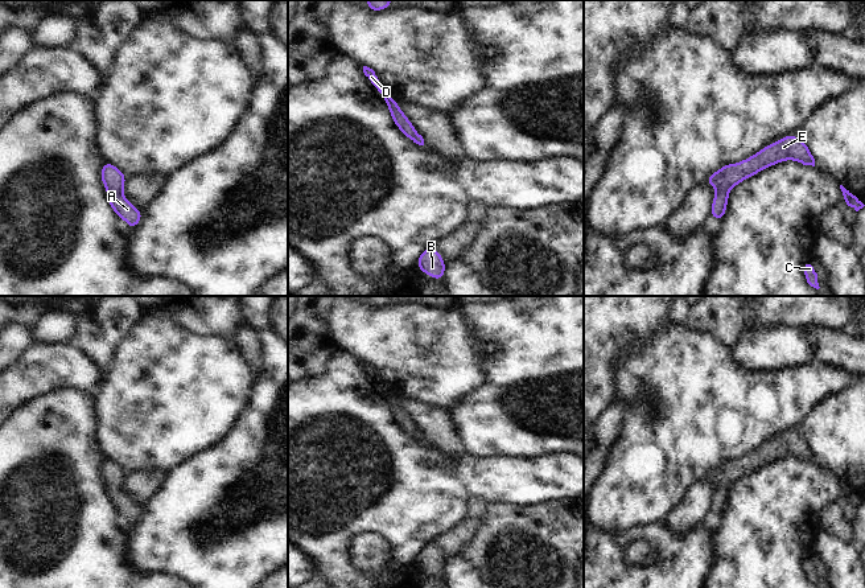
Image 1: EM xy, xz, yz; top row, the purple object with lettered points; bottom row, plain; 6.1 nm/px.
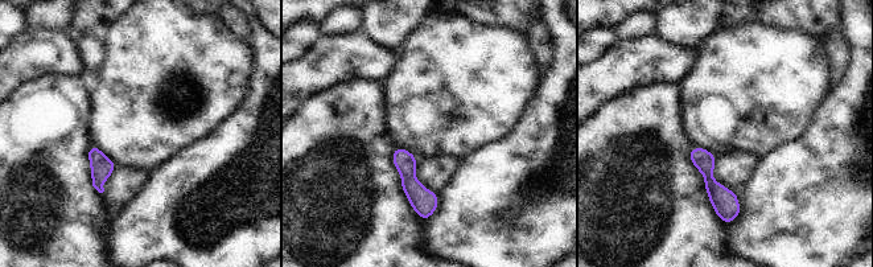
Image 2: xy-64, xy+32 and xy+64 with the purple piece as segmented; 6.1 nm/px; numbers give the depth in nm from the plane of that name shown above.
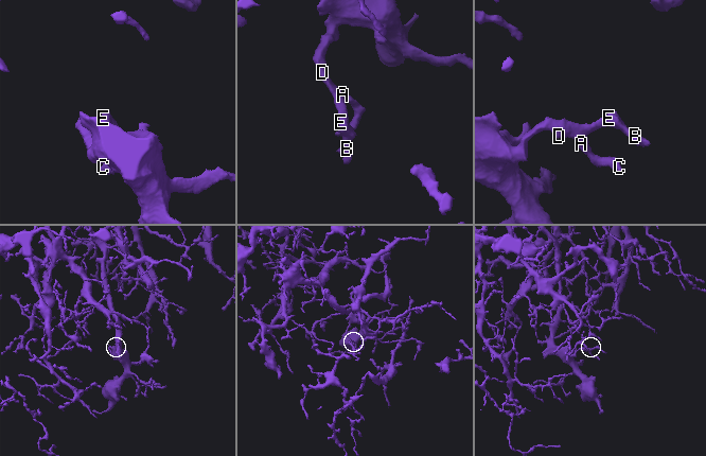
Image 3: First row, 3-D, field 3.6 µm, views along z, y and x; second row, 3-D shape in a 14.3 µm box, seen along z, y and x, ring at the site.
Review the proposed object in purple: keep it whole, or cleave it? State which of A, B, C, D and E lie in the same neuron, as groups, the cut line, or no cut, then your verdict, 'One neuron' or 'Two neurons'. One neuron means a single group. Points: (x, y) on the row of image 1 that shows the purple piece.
Groups: A B C D E. No split. One neuron.

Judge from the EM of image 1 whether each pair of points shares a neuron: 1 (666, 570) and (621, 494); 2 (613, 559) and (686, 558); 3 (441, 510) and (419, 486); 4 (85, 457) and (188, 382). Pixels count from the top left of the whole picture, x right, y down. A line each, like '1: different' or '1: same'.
1: different
2: same
3: same
4: different

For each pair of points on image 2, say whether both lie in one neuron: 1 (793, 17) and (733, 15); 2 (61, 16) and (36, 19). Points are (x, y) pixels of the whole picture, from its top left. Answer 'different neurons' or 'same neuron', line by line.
1: same neuron
2: same neuron

